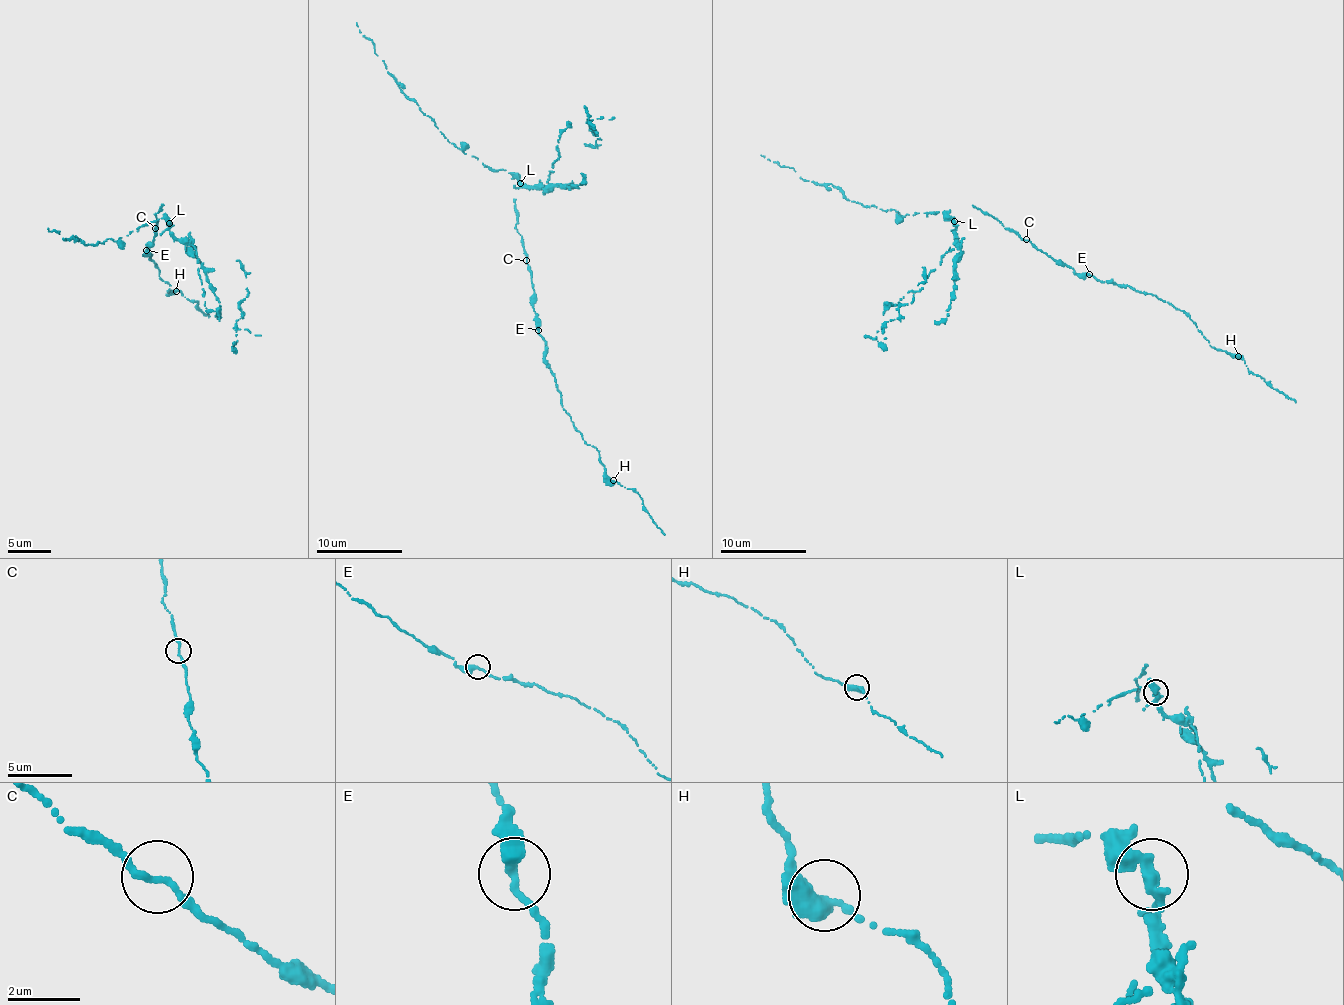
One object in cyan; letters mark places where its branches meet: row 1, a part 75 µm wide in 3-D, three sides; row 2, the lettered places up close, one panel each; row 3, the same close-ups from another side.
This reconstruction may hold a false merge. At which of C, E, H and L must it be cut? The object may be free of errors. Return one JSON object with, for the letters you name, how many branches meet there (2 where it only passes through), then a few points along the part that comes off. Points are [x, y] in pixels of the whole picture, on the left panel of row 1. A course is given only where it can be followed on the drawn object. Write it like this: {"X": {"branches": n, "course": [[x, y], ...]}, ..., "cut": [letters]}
{"L": {"branches": 3, "course": [[168, 223], [174, 235], [196, 247], [204, 305], [218, 321], [234, 326], [248, 294], [245, 272], [236, 259]]}, "cut": ["L"]}

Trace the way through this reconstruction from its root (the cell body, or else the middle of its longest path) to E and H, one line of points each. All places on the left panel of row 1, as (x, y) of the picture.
E: (155, 228), (153, 242), (147, 248), (149, 252), (146, 249)
H: (155, 228), (145, 250), (150, 254), (144, 253), (152, 255), (168, 290), (176, 291)

